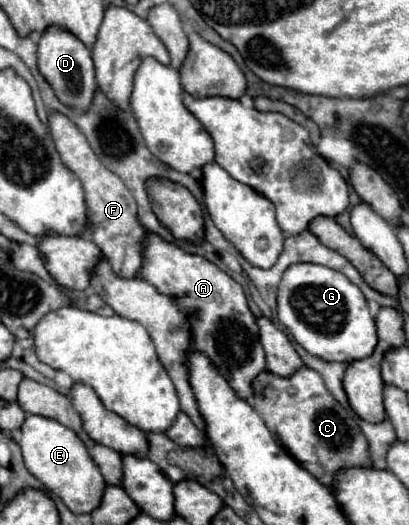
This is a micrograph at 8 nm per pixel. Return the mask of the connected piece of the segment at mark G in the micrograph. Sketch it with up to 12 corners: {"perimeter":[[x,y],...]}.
{"perimeter":[[291,264],[277,318],[313,356],[353,362],[377,346],[361,290]]}

